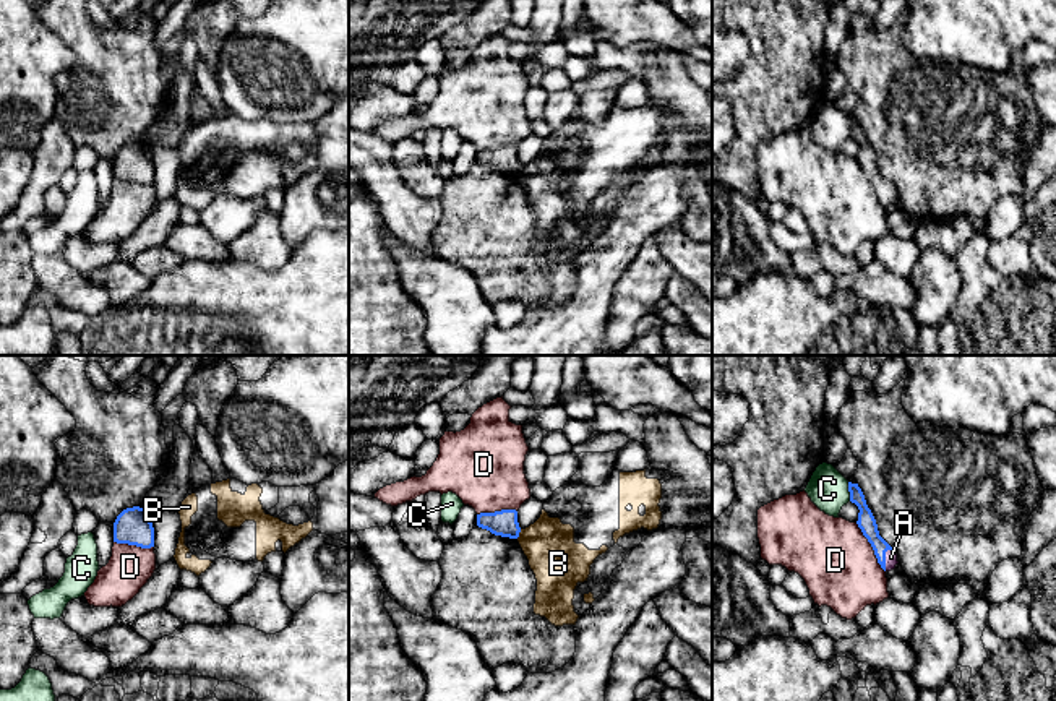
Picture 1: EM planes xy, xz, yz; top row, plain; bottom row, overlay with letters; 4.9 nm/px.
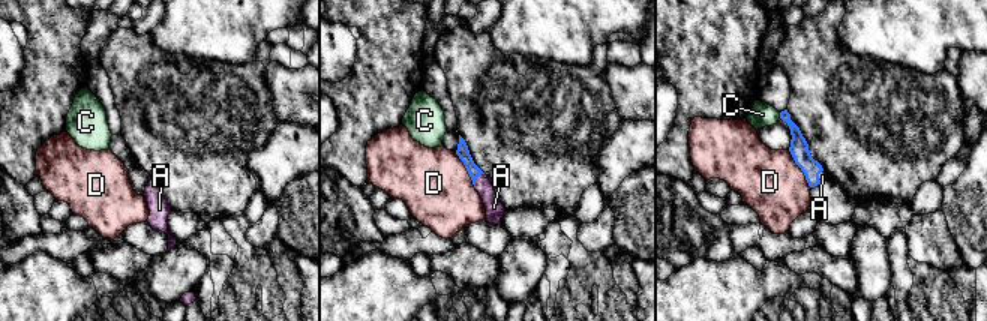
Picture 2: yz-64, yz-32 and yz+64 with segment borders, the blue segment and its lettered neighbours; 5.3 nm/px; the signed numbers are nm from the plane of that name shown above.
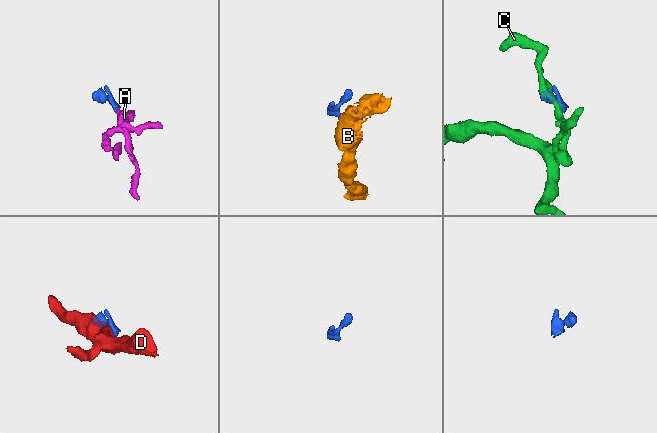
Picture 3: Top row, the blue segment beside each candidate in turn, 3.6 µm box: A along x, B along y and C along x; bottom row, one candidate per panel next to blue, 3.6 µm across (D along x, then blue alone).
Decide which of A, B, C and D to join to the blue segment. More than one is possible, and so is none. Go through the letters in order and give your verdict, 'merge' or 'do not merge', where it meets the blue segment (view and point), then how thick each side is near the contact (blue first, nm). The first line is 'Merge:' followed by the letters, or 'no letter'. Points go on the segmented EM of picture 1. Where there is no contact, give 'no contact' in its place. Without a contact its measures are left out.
Merge: A
A: merge; contact yz (884, 559); calibres 90 and 60 nm
B: do not merge; contact xz (518, 534); calibres 130 and 260 nm
C: do not merge; contact yz (849, 490); calibres 90 and 200 nm
D: do not merge; contact yz (871, 546); calibres 90 and 380 nm

